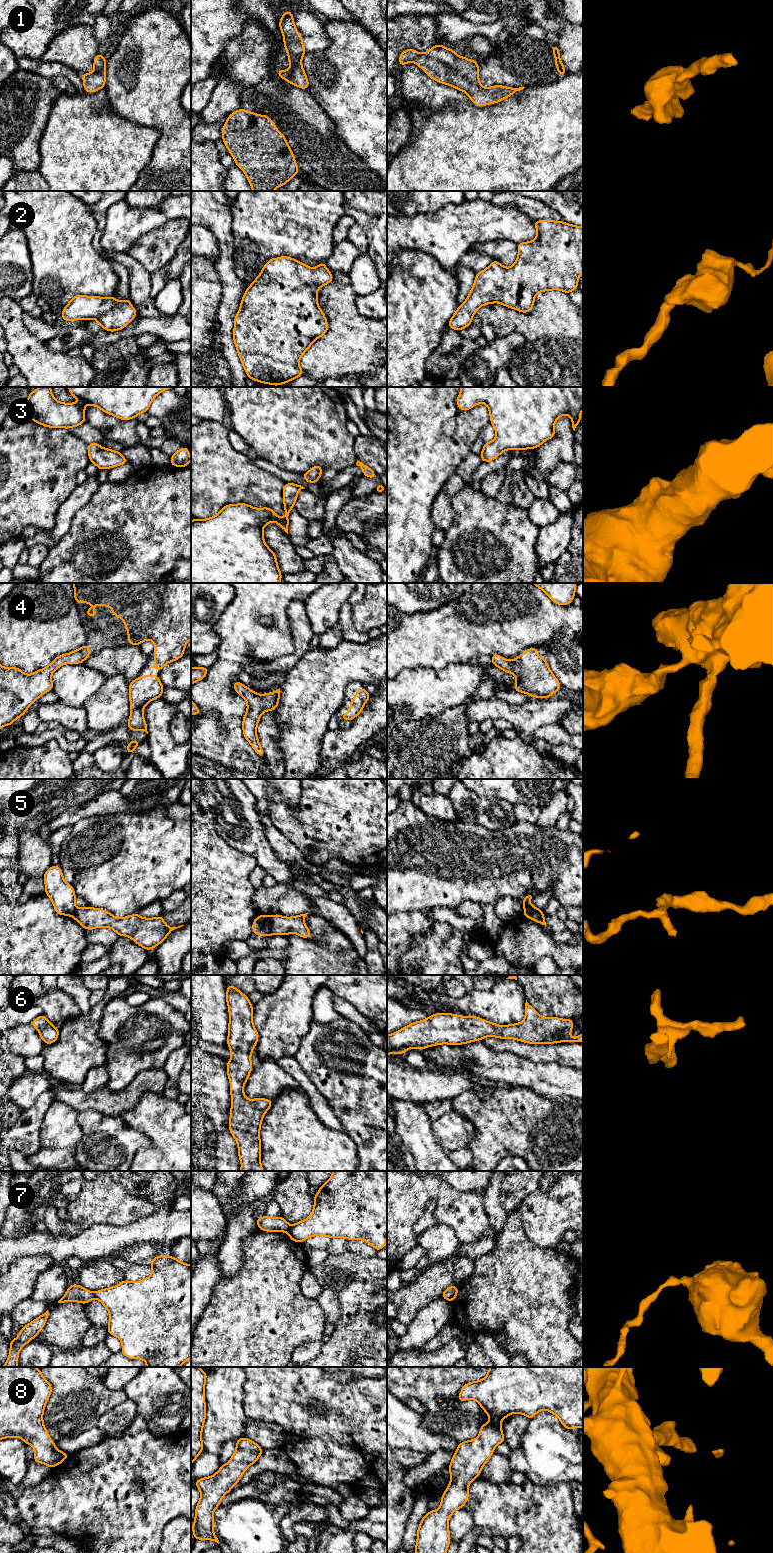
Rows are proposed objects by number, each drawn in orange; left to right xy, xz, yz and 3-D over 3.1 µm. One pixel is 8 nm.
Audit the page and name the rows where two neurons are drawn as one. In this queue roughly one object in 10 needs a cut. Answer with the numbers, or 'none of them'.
5, 7

